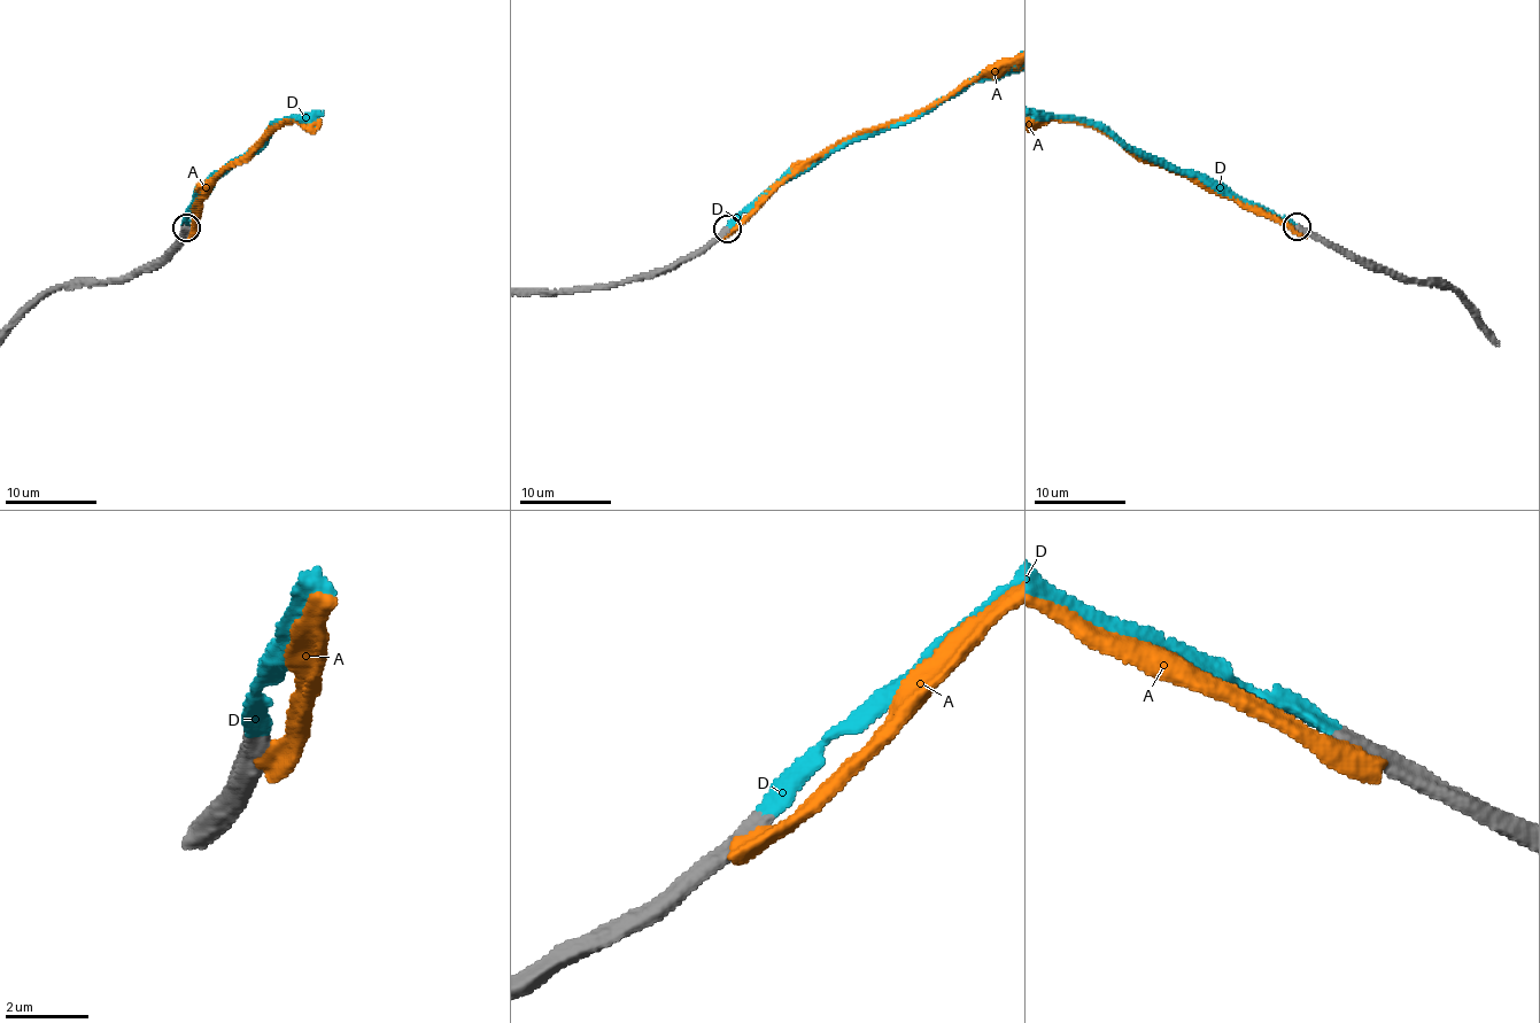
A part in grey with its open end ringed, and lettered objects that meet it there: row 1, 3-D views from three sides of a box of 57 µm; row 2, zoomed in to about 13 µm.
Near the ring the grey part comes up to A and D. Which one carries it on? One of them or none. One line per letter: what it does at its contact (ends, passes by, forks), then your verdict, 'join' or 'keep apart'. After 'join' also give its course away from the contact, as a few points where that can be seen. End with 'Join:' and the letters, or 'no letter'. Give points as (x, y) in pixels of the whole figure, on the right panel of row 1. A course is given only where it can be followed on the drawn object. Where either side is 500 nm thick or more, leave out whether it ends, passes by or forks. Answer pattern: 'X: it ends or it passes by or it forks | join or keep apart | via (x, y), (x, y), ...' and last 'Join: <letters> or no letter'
A: keep apart
D: it ends | join
Join: D

